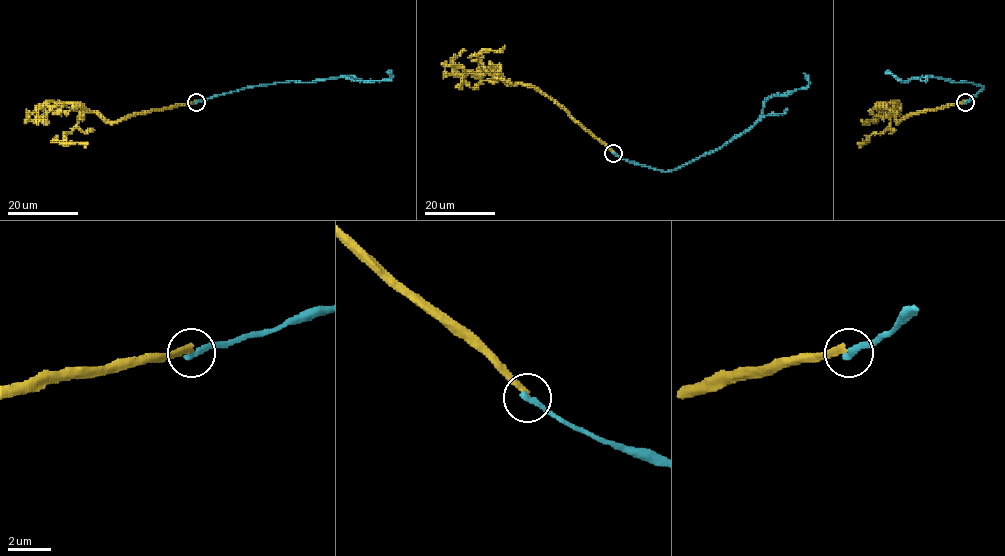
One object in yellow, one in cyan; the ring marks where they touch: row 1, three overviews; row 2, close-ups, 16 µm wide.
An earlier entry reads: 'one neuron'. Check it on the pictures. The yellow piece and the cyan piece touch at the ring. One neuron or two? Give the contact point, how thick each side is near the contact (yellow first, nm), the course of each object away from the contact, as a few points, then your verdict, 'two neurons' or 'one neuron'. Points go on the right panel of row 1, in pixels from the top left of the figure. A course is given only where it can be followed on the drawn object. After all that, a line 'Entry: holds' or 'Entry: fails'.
(965, 102) | 280/280 nm | yellow via (965, 102), (917, 111), (899, 121), (895, 111), (889, 110), (883, 103), (884, 112), (873, 121), (862, 122) | cyan via (965, 102), (983, 87), (966, 81), (926, 77), (907, 81), (885, 72) | two neurons
Entry: fails

